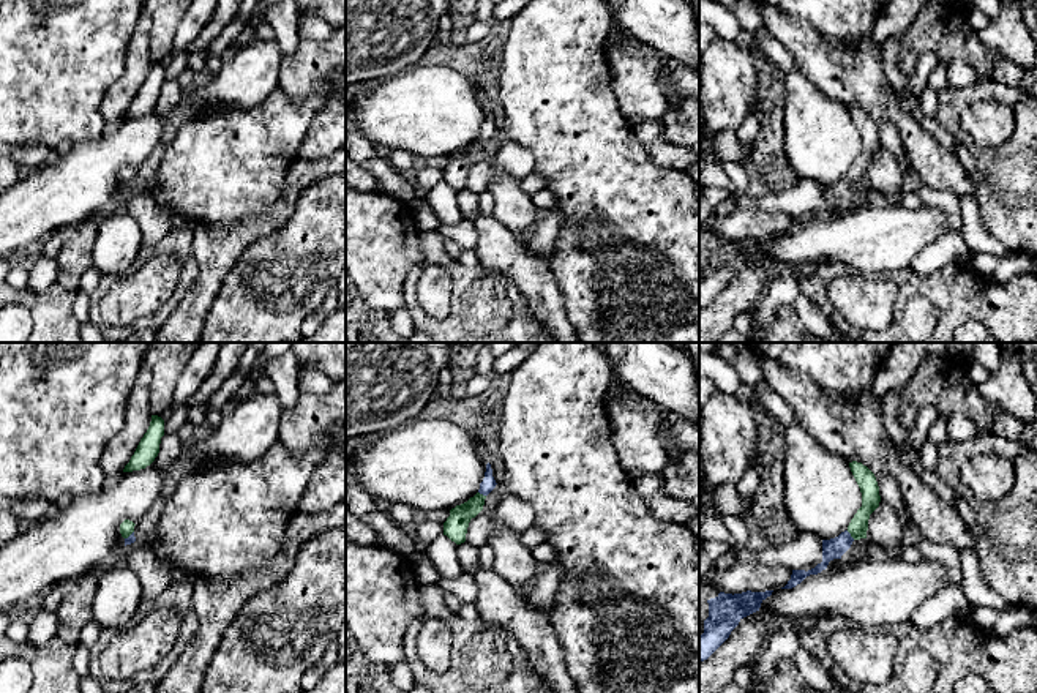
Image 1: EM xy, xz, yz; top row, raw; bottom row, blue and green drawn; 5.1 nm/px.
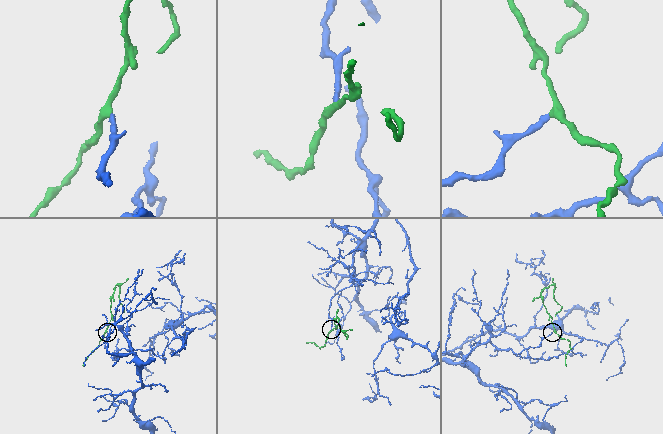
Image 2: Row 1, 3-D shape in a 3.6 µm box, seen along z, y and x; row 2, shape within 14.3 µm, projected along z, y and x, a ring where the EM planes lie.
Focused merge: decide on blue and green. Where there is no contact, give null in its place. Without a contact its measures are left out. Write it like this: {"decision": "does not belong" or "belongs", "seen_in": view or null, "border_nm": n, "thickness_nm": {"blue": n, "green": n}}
{"decision": "belongs", "seen_in": "yz", "border_nm": 60, "thickness_nm": {"blue": 110, "green": 100}}

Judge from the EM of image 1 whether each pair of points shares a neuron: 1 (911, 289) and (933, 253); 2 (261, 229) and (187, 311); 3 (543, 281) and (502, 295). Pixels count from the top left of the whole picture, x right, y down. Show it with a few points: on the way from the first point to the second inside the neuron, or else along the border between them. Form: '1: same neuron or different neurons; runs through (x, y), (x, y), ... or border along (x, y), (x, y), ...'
1: different neurons; border along (955, 262), (925, 275), (917, 275), (909, 267)
2: same neuron; runs through (237, 242), (213, 265), (205, 288)
3: different neurons; border along (488, 269), (502, 272), (513, 283), (539, 322)

